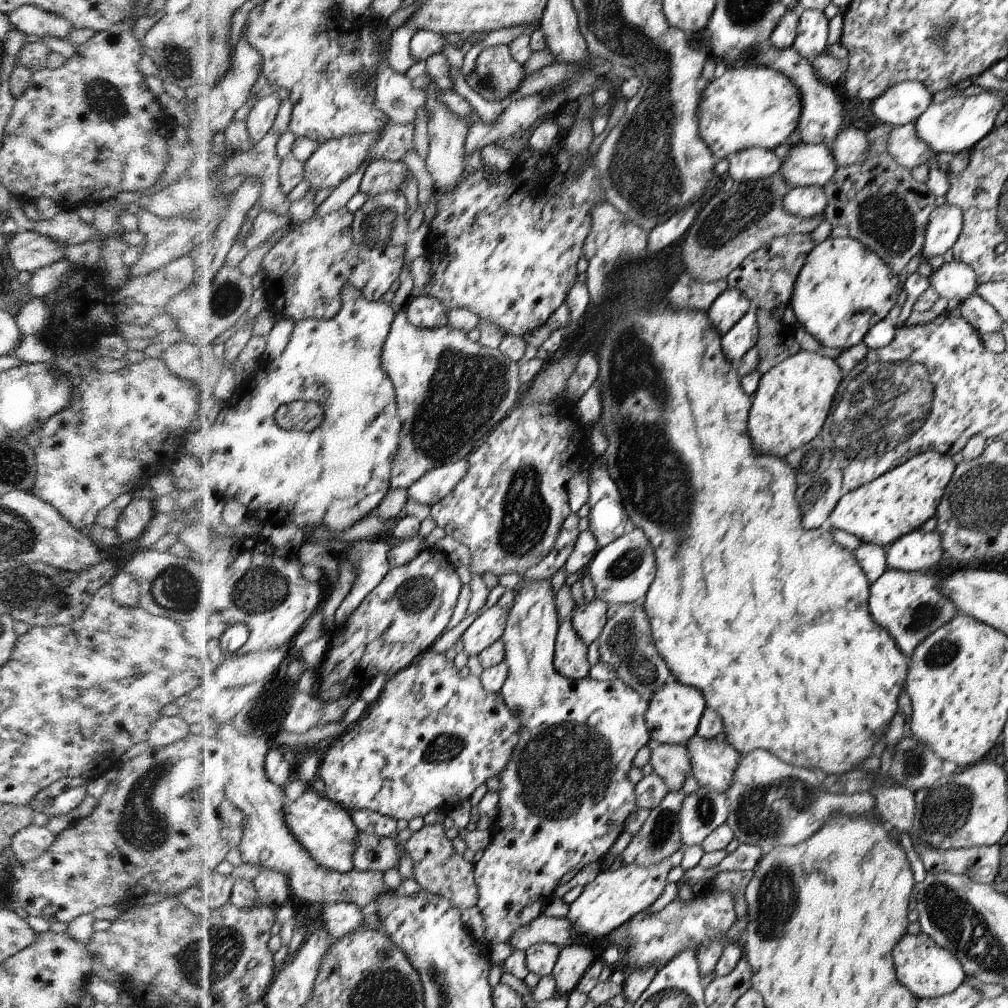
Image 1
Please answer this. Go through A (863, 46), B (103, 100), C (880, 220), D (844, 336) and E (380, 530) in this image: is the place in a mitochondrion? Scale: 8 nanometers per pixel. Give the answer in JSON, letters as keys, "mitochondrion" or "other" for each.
{"A":"other","B":"mitochondrion","C":"mitochondrion","D":"other","E":"other"}

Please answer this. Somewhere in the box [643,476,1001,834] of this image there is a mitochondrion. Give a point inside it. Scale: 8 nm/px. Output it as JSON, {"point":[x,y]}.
{"point":[941,653]}

